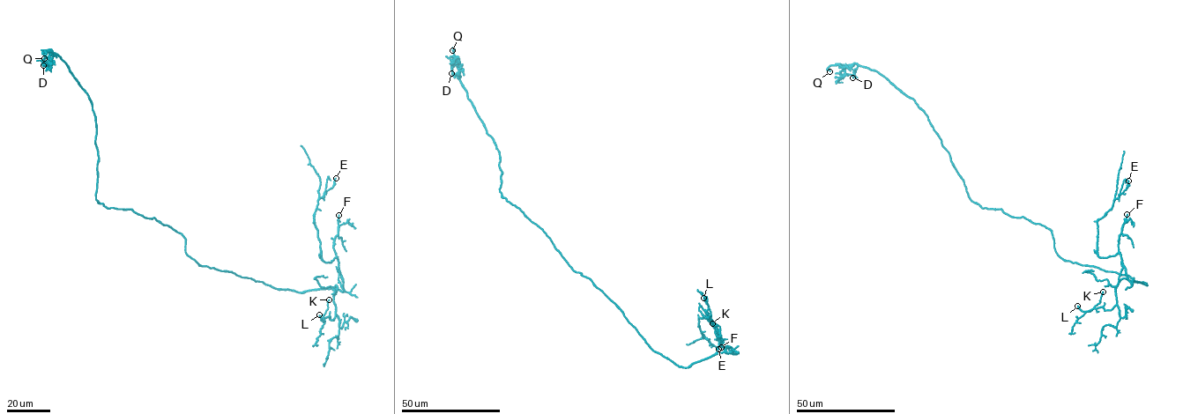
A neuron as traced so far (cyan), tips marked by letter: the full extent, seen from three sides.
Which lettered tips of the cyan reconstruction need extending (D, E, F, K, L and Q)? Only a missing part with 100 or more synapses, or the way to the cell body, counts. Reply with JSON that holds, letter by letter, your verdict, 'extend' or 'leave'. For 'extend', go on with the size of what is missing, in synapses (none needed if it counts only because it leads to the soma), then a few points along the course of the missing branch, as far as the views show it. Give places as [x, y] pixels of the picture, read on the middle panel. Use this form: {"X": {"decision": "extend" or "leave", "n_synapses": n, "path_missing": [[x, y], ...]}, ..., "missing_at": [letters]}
{"D": {"decision": "leave"}, "E": {"decision": "leave"}, "F": {"decision": "leave"}, "K": {"decision": "leave"}, "L": {"decision": "leave"}, "Q": {"decision": "leave"}, "missing_at": []}

